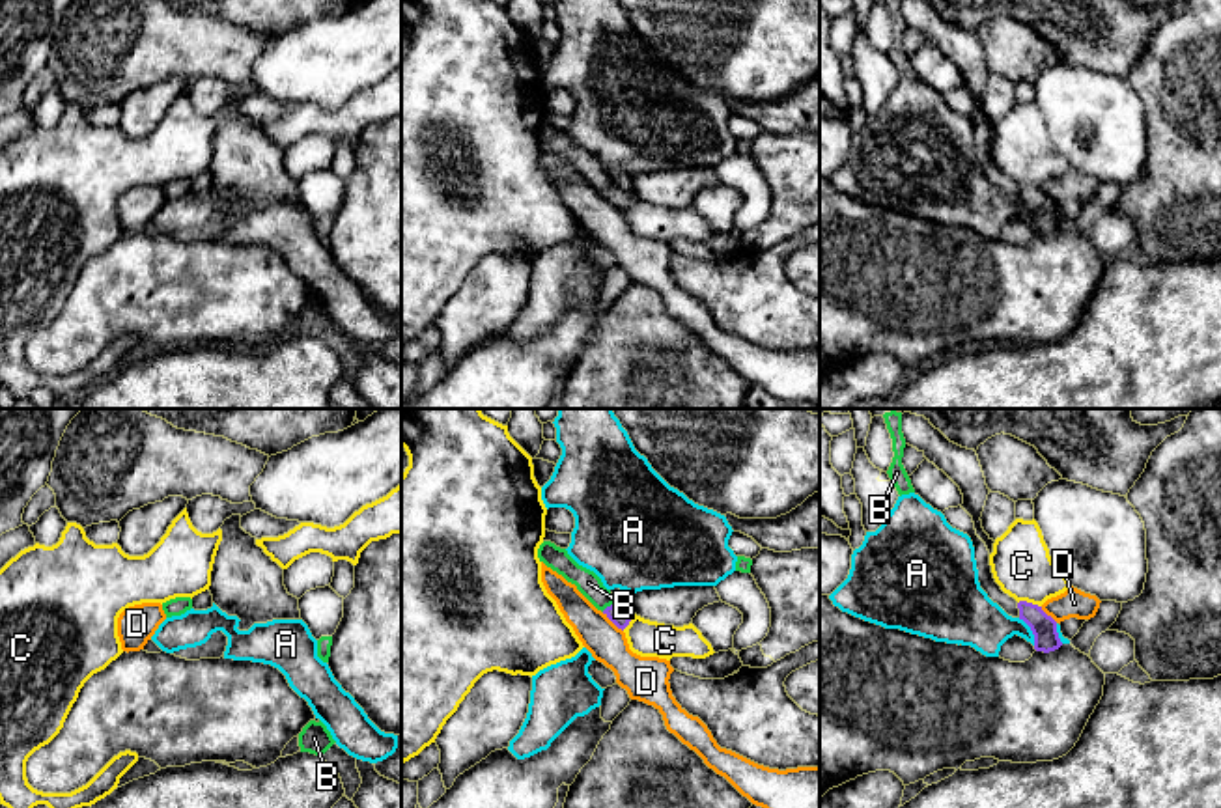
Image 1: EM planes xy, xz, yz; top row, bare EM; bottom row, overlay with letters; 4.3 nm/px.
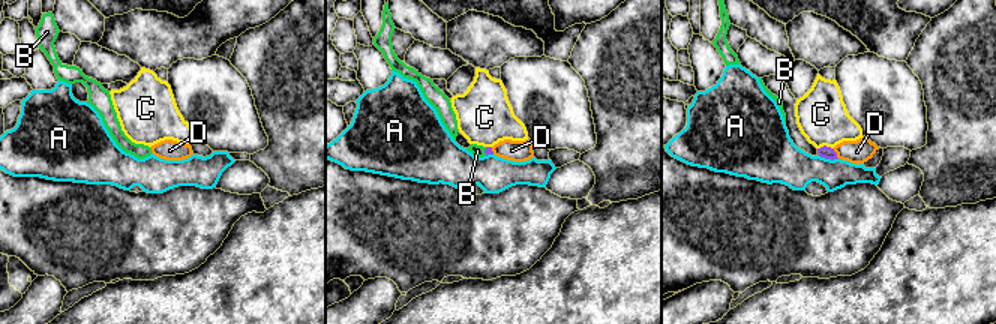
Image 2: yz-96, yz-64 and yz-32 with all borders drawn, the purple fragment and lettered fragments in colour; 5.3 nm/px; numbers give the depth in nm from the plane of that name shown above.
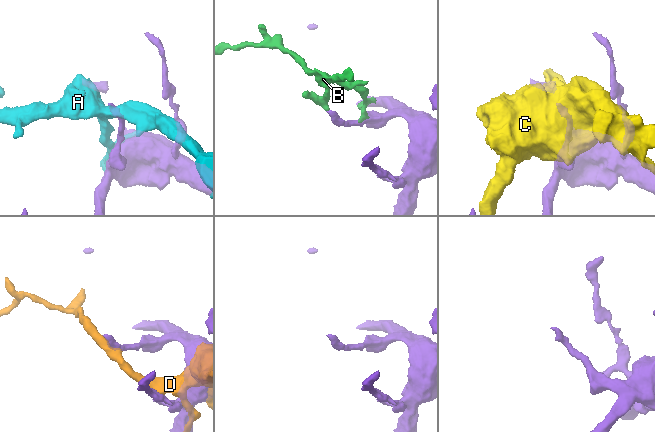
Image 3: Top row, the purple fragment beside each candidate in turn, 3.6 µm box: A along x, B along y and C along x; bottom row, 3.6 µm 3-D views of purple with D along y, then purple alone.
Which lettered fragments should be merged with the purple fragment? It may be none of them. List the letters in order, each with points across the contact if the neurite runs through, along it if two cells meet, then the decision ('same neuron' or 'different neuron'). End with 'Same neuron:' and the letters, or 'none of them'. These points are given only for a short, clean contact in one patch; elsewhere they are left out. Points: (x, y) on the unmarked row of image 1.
A: different neuron
B: way xz (620, 198), (607, 189), (589, 165); same neuron
C: different neuron
D: different neuron
Same neuron: B

